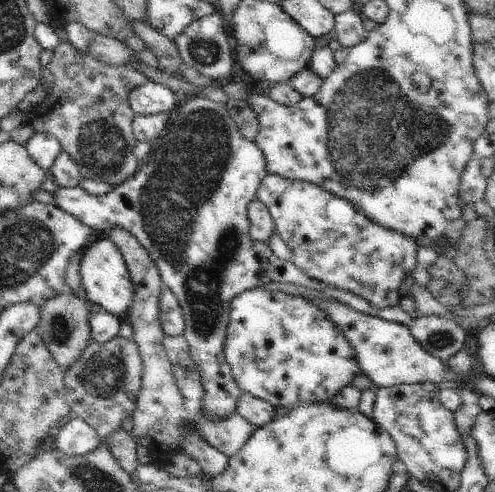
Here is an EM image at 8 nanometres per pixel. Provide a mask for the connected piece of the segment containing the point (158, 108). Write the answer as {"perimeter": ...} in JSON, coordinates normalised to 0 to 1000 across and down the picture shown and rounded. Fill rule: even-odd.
{"perimeter":[[[309,165],[277,175],[263,185],[261,209],[277,234],[341,230],[358,224],[352,189],[333,173]]]}

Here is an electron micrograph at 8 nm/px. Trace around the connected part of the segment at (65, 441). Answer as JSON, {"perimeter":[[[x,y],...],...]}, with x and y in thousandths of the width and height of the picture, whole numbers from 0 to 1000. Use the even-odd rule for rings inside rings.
{"perimeter":[[[154,848],[109,876],[109,911],[143,929],[190,919],[204,894],[176,850]]]}

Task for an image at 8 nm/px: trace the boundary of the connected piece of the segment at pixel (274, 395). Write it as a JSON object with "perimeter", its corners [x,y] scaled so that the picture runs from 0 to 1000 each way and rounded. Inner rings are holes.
{"perimeter":[[[517,583],[515,587],[501,587],[473,604],[467,614],[467,632],[463,638],[467,650],[459,667],[459,691],[453,701],[453,715],[463,742],[467,744],[473,776],[483,780],[483,787],[493,799],[505,799],[509,805],[527,809],[549,825],[574,825],[574,827],[602,827],[606,823],[620,823],[626,819],[663,819],[665,813],[679,805],[697,785],[703,785],[725,762],[733,760],[733,752],[725,742],[725,732],[717,722],[717,711],[705,691],[697,685],[697,679],[687,671],[677,654],[667,646],[667,640],[638,616],[632,616],[626,608],[616,608],[610,602],[596,602],[590,598],[574,596],[566,589],[535,589],[529,583]]]}

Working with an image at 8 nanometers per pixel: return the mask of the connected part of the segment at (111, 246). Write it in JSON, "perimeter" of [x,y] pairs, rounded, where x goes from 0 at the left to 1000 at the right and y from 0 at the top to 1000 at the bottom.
{"perimeter":[[[200,476],[166,516],[160,555],[168,604],[182,618],[200,618],[210,632],[251,648],[267,618],[271,583],[246,514],[216,476]]]}

